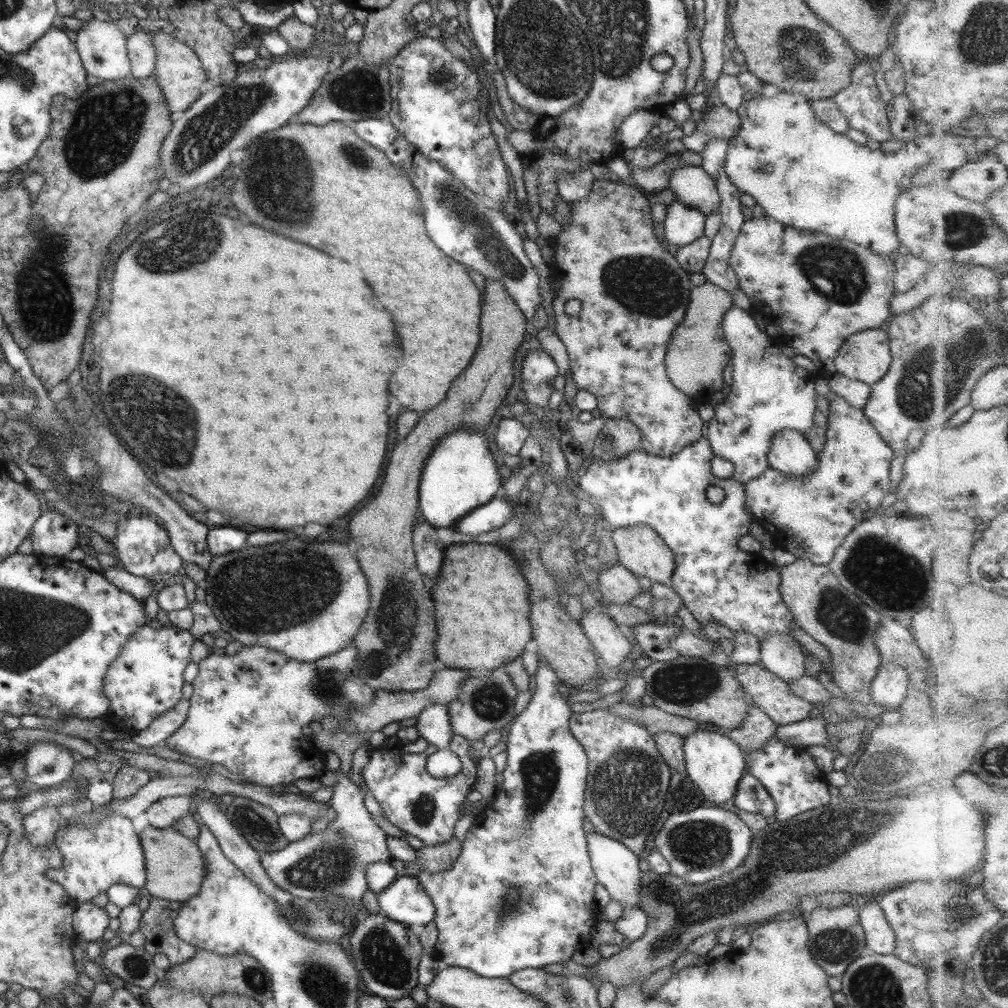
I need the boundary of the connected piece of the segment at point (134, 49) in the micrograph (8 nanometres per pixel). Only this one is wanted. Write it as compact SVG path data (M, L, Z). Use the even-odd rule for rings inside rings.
M136 31L127 38L127 47L131 62L131 76L137 79L154 74L157 50L152 32Z

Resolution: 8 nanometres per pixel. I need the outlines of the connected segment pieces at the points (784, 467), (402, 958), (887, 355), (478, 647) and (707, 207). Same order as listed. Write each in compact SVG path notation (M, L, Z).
M787 428L771 436L767 461L784 474L801 477L815 469L817 452L800 431Z
M381 913L371 914L361 923L352 925L351 955L361 976L363 988L370 994L384 999L408 997L411 990L418 986L418 969L423 955L419 936L409 927L402 925Z
M885 328L855 332L838 349L837 374L873 385L880 380L892 362L889 336Z
M474 541L446 546L438 586L432 590L436 602L438 622L438 660L448 668L462 669L471 673L492 671L522 657L526 644L532 640L528 584L516 564L517 560L505 548L483 545Z
M684 166L684 168L674 168L670 172L670 182L667 186L668 190L672 190L676 201L685 204L690 208L695 208L703 212L706 216L720 208L721 200L719 192L714 184L714 180L702 170L701 166Z

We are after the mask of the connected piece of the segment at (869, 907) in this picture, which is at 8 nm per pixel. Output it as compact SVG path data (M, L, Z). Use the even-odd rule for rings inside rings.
M869 897L869 902L859 909L860 922L865 930L865 941L876 954L893 954L896 935L885 917L877 897Z

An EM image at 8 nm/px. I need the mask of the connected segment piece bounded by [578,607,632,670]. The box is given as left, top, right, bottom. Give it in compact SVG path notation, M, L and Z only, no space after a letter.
M601 607L591 611L584 609L583 619L578 623L587 636L594 651L601 656L609 668L617 670L632 652L628 638L622 634L620 628Z

